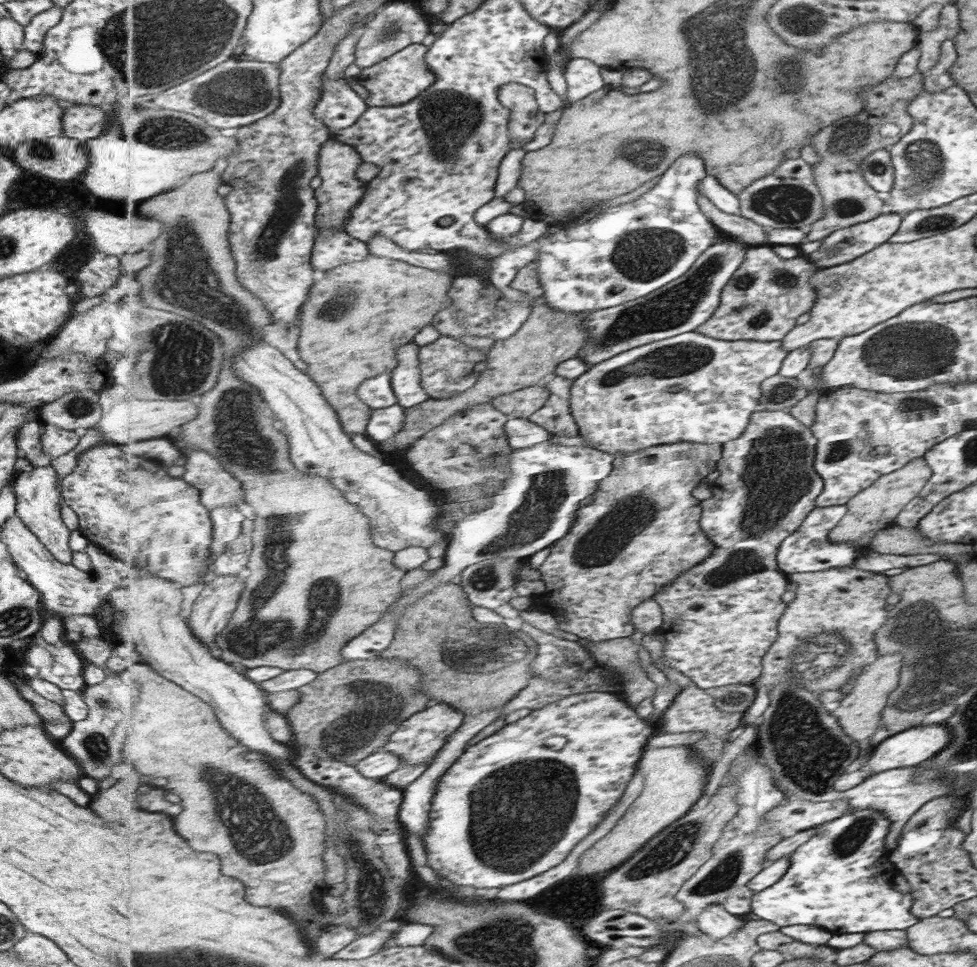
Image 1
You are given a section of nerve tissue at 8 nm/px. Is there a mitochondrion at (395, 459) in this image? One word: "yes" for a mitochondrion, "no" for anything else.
no

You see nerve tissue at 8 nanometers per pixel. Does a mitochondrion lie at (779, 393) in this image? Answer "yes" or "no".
yes

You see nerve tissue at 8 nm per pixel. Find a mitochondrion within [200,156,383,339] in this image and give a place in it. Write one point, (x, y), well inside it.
(264, 250)

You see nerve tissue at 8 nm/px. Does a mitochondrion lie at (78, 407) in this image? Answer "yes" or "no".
yes

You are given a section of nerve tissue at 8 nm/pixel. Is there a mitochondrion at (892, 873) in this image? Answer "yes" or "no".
no

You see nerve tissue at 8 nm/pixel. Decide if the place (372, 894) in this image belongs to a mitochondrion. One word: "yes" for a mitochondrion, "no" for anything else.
yes

